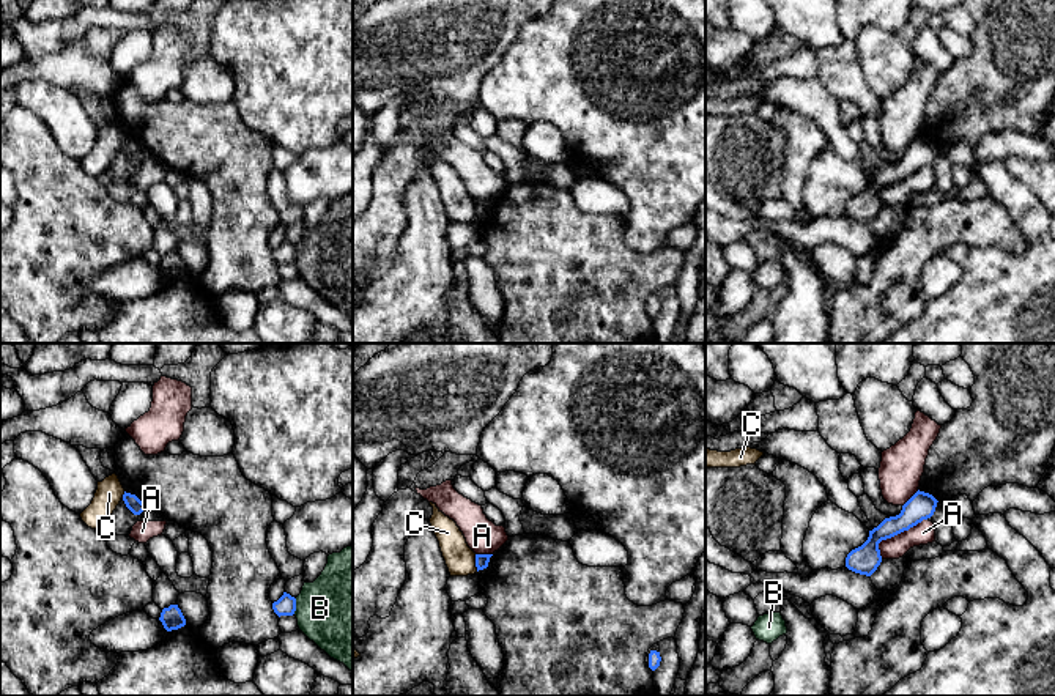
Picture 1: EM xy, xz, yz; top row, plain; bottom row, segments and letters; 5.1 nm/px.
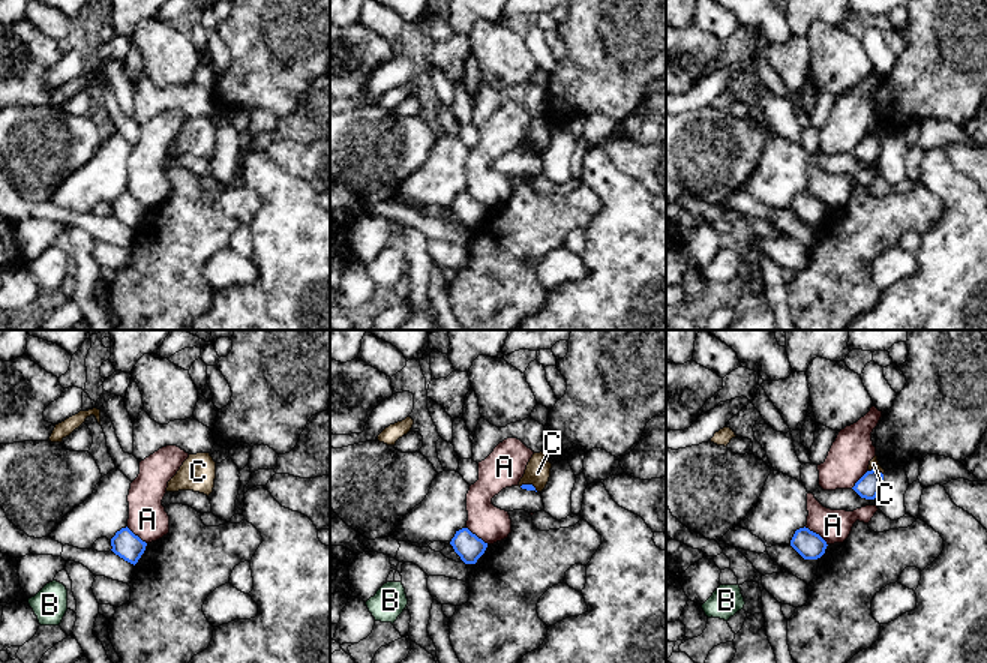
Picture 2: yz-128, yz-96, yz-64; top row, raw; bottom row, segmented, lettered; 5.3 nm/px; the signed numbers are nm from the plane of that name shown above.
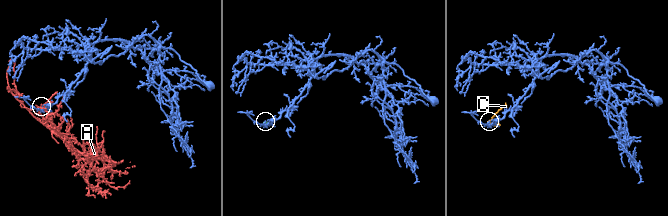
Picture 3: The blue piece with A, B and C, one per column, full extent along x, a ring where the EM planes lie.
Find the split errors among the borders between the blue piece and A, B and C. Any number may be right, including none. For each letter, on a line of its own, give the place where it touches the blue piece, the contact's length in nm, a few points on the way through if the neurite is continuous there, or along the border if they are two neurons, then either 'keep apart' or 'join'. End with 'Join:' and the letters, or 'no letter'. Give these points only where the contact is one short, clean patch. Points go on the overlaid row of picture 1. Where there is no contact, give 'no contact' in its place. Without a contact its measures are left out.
A: meets blue in yz at (895, 534); contact 320 nm long; keep apart
B: meets blue in xy at (295, 607); contact 80 nm long; keep apart
C: meets blue in xz at (476, 562); contact 90 nm long; border along xz (474, 555), (477, 570); keep apart
Join: no letter

